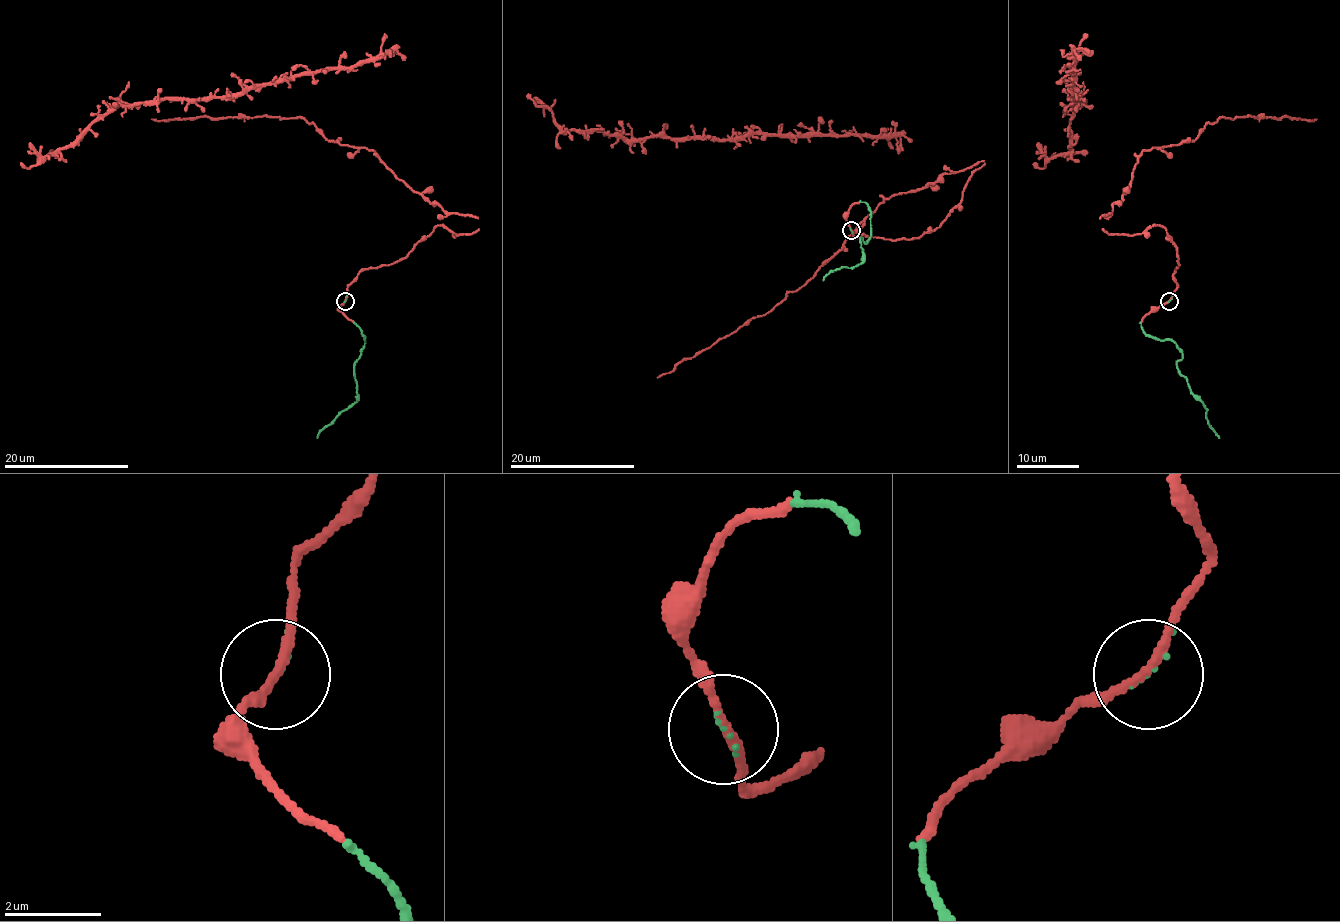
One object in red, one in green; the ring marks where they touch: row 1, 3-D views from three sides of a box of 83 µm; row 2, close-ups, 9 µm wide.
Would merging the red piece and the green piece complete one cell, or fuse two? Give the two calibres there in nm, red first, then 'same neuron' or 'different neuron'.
170 nm thick on the red side, 50 nm on the other; same neuron

